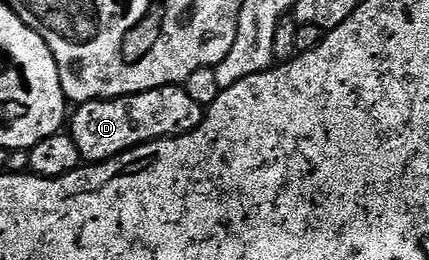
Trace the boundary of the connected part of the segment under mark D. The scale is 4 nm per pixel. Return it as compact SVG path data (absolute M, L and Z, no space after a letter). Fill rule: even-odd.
M183 85L163 86L137 94L123 94L121 98L102 98L81 102L71 111L70 133L85 163L104 162L143 142L172 138L196 130L204 119L205 107L194 104L186 96Z

